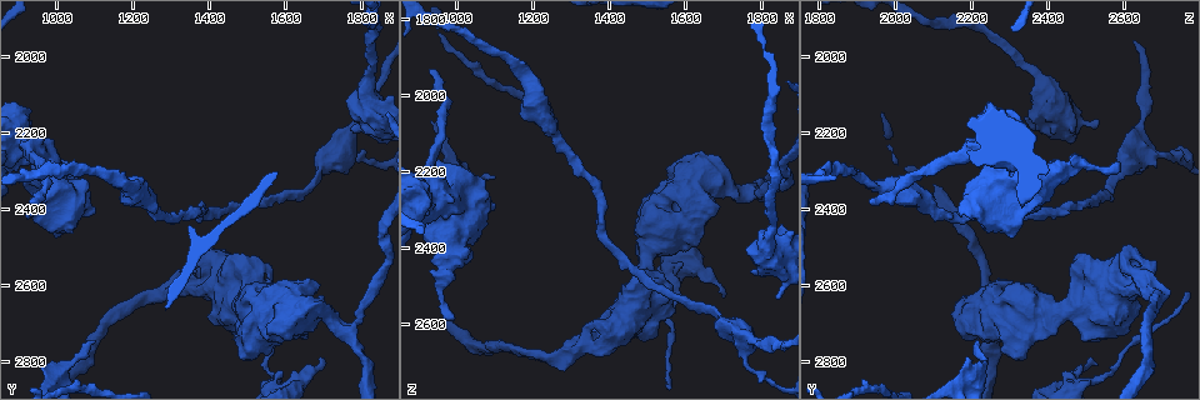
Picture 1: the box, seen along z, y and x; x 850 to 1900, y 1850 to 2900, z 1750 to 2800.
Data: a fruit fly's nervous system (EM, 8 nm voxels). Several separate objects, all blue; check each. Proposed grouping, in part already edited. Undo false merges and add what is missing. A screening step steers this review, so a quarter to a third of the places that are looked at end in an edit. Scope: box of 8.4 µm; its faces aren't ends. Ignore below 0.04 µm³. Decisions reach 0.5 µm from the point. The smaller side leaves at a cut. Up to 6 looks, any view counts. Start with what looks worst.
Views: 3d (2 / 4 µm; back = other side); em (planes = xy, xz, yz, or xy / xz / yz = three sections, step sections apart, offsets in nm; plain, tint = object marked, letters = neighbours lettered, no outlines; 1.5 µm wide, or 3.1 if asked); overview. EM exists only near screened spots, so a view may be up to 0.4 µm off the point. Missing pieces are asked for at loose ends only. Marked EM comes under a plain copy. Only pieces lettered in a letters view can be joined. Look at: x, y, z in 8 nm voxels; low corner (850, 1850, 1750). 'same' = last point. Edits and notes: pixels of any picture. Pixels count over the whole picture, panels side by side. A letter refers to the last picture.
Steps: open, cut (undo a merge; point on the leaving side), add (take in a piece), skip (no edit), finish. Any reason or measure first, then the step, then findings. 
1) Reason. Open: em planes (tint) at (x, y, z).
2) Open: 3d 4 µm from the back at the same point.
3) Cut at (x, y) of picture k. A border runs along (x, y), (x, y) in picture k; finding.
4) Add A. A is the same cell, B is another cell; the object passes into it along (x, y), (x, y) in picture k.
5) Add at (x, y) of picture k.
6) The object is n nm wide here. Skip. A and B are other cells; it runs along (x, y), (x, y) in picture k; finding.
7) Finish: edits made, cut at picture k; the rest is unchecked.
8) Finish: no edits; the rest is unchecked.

Free end. Open: em xy step 4 (tint) at (985, 2285, 2590).

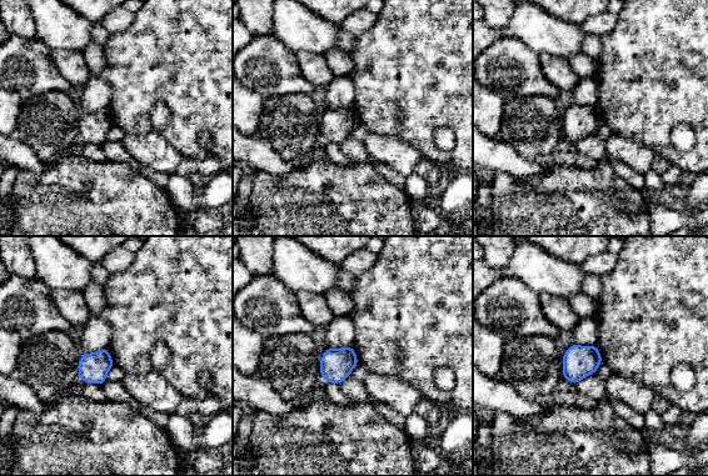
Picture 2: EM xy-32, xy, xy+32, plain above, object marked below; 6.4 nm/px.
Open: em planes (tint) at the same point.

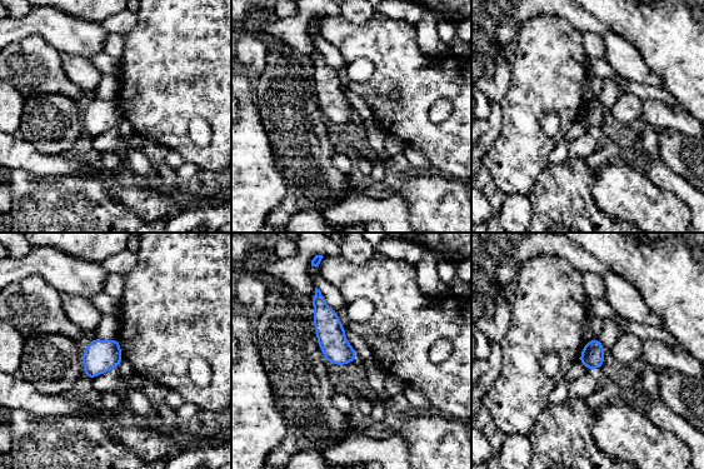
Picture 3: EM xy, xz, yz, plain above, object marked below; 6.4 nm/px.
Open: em planes (letters) at the same point.

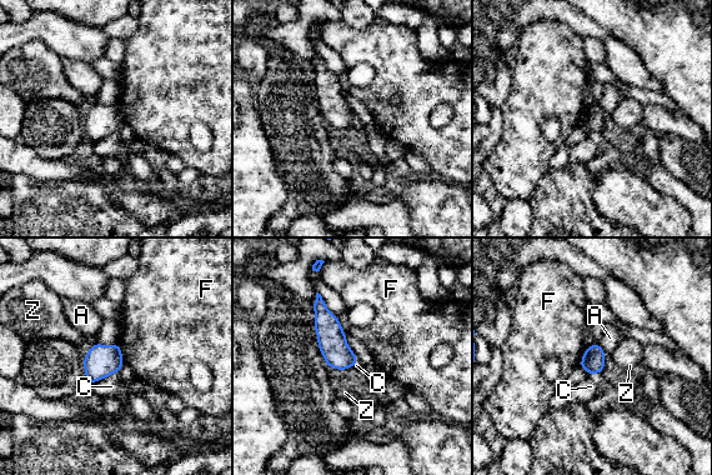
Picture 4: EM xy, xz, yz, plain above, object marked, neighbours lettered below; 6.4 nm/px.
Skip. A, C, F and Z are other cells; none of them fits.

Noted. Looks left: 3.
Thin end. Open: 3d 4 µm at (940, 2375, 1930).

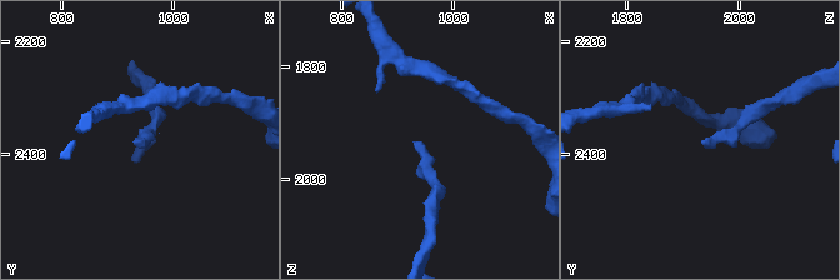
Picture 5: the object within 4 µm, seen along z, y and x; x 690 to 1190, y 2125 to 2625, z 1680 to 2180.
Shape alone is not enough. Open: em xz step 8 (letters) at (940, 2375, 1930).

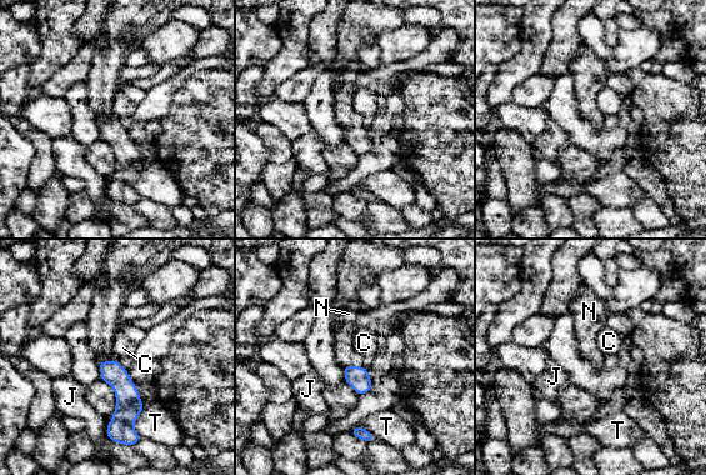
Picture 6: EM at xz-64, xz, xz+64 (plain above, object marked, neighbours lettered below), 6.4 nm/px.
Another direction. Open: em planes (letters) at the same point.

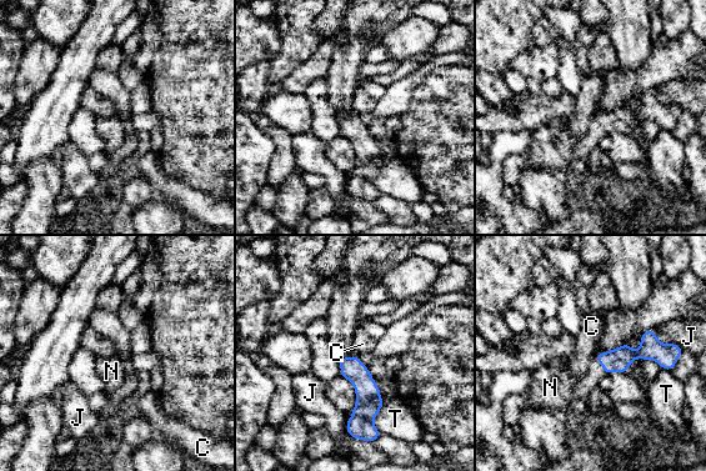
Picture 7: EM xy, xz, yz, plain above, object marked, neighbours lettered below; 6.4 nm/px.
The object is 150 nm wide here. Add N. N is the same cell, C, J and T are other cells; the object passes into it along (619, 360), (600, 364), (570, 389) in picture 7; it goes on there.

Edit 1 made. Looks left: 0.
Finish: edits made, add at picture 7; the rest is unchecked.

